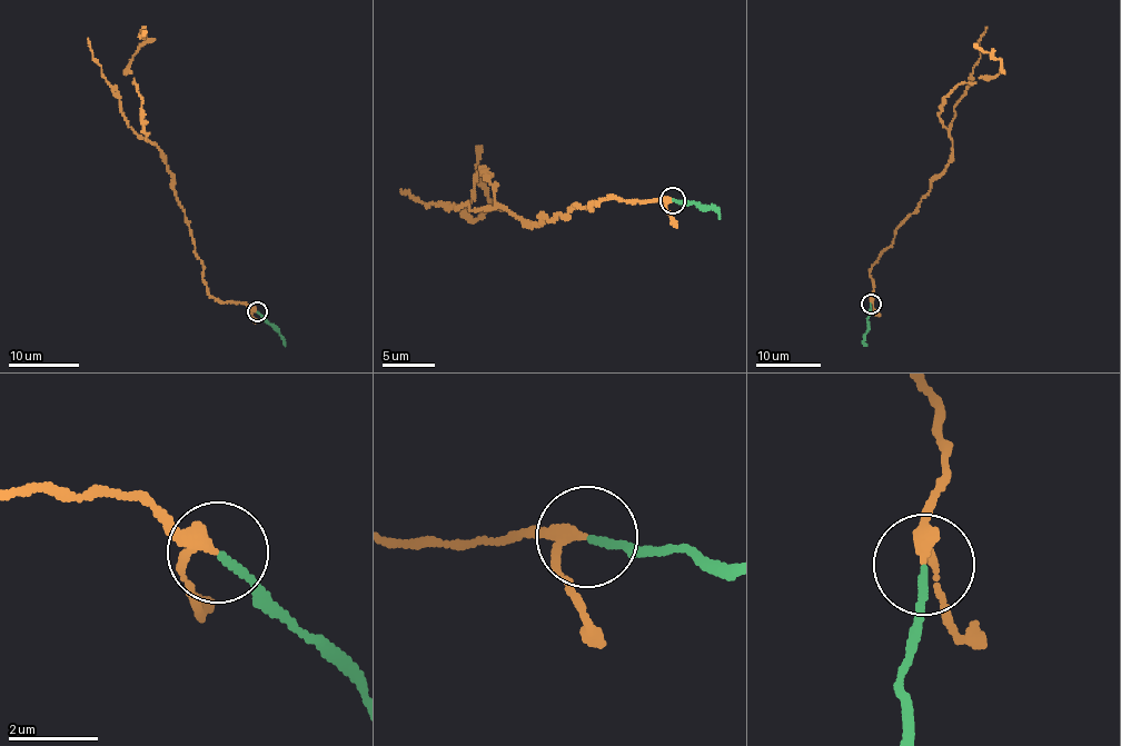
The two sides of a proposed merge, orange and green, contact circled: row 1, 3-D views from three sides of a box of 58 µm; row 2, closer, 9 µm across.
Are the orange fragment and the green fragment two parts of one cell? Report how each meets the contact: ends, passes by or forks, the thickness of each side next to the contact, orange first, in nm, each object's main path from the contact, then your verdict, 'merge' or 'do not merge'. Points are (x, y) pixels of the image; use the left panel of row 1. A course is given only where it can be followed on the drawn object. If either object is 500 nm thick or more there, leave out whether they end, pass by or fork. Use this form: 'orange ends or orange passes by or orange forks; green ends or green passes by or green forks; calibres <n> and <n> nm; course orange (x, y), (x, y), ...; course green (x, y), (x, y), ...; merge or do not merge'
orange passes by; green ends; calibres 240 and 140 nm; course orange (257, 311), (218, 301), (208, 292), (172, 173), (158, 146), (145, 138), (128, 65), (147, 32); course green (257, 311), (285, 344); merge

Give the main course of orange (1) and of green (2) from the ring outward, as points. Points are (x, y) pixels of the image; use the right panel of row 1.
1: (870, 302), (874, 262), (948, 161), (942, 98), (961, 82), (999, 75), (1000, 62), (974, 46)
2: (870, 302), (863, 339), (867, 346)

